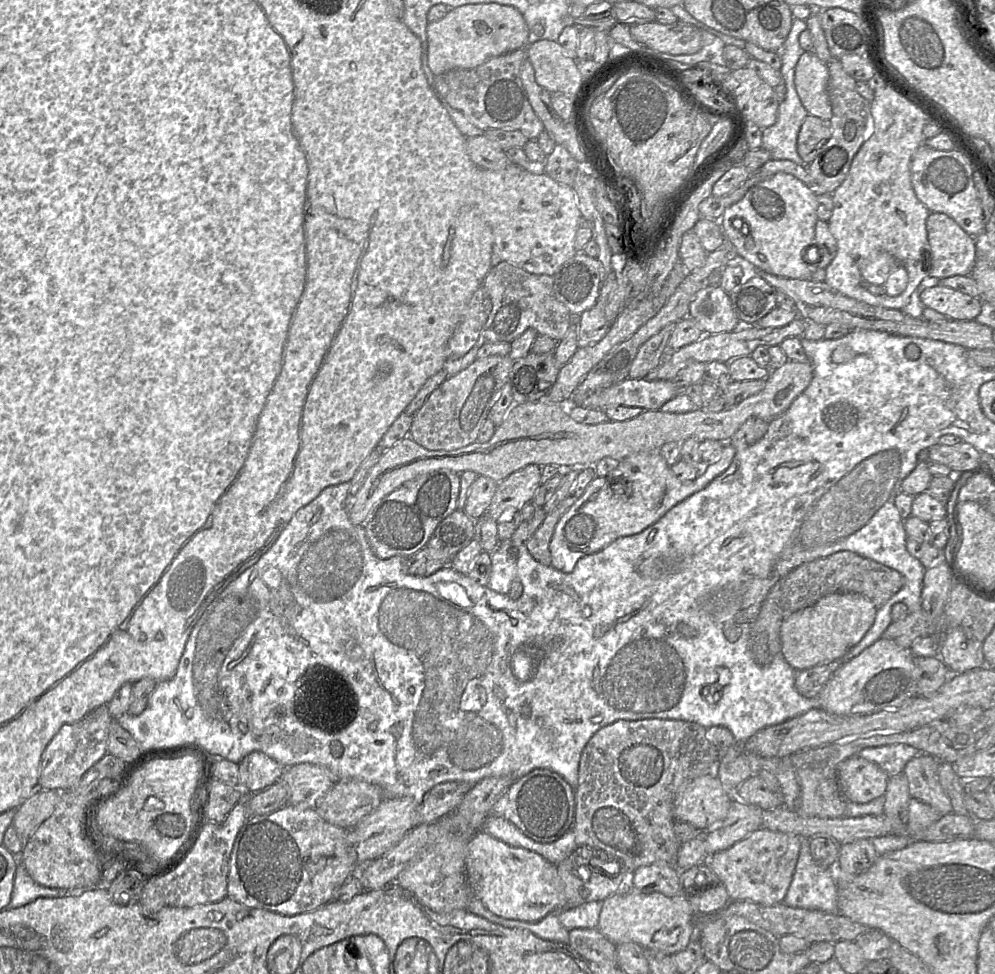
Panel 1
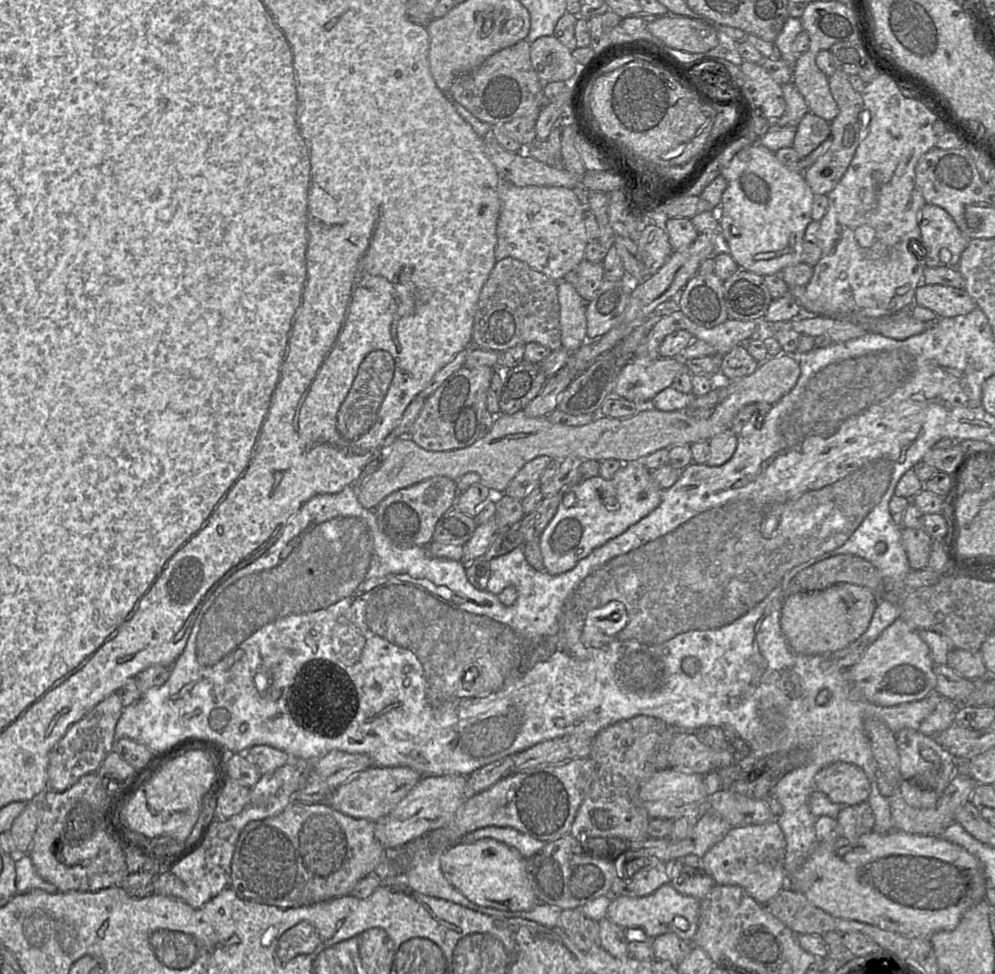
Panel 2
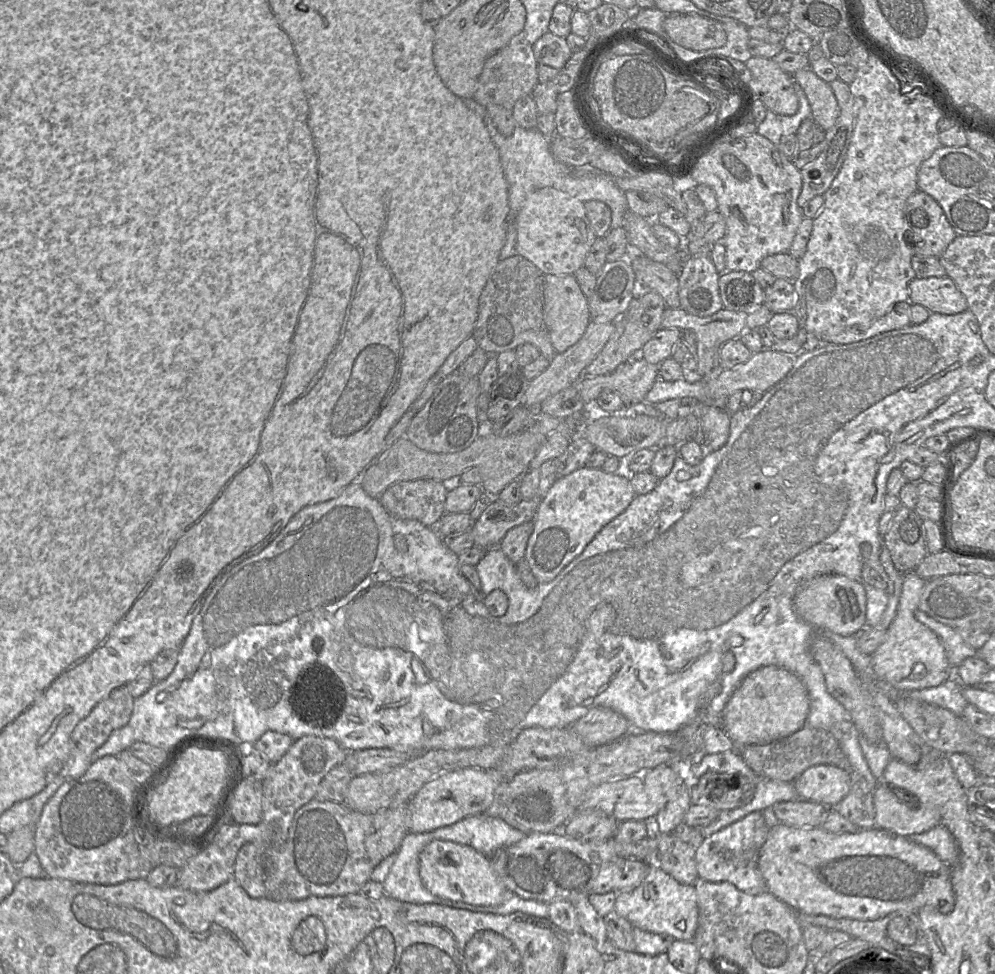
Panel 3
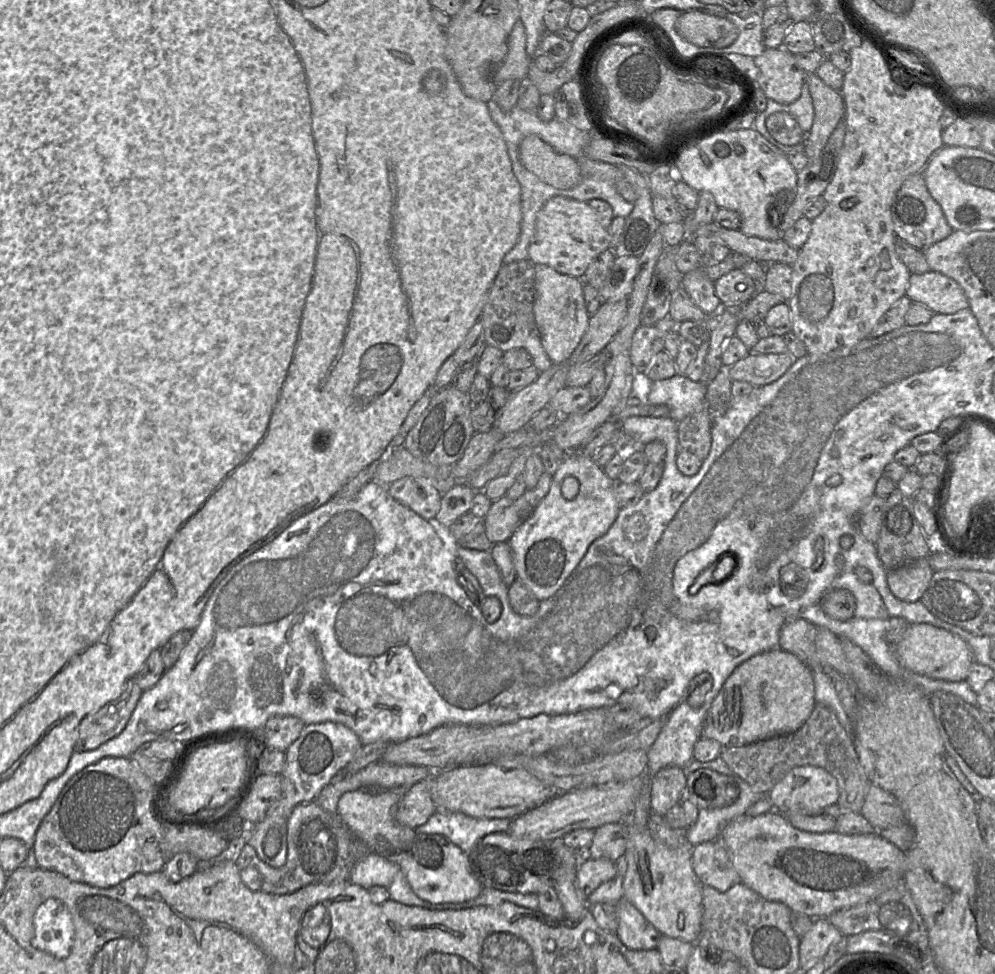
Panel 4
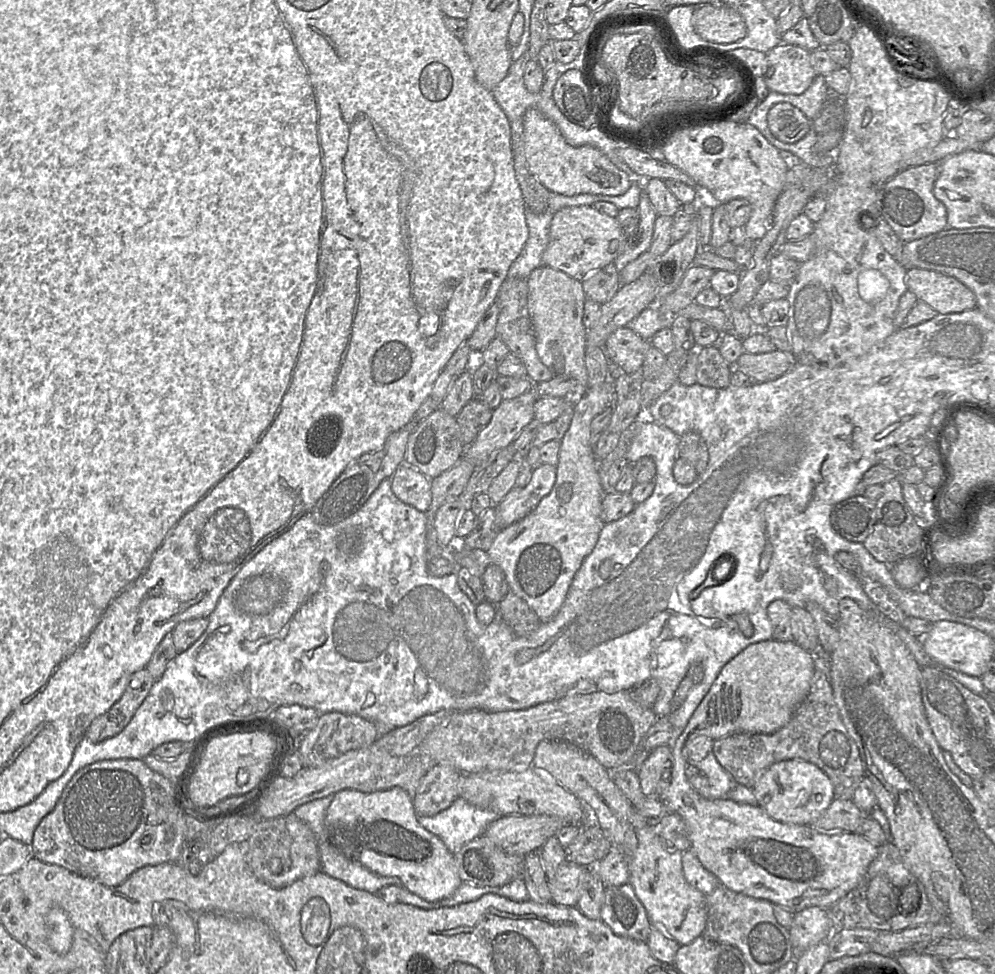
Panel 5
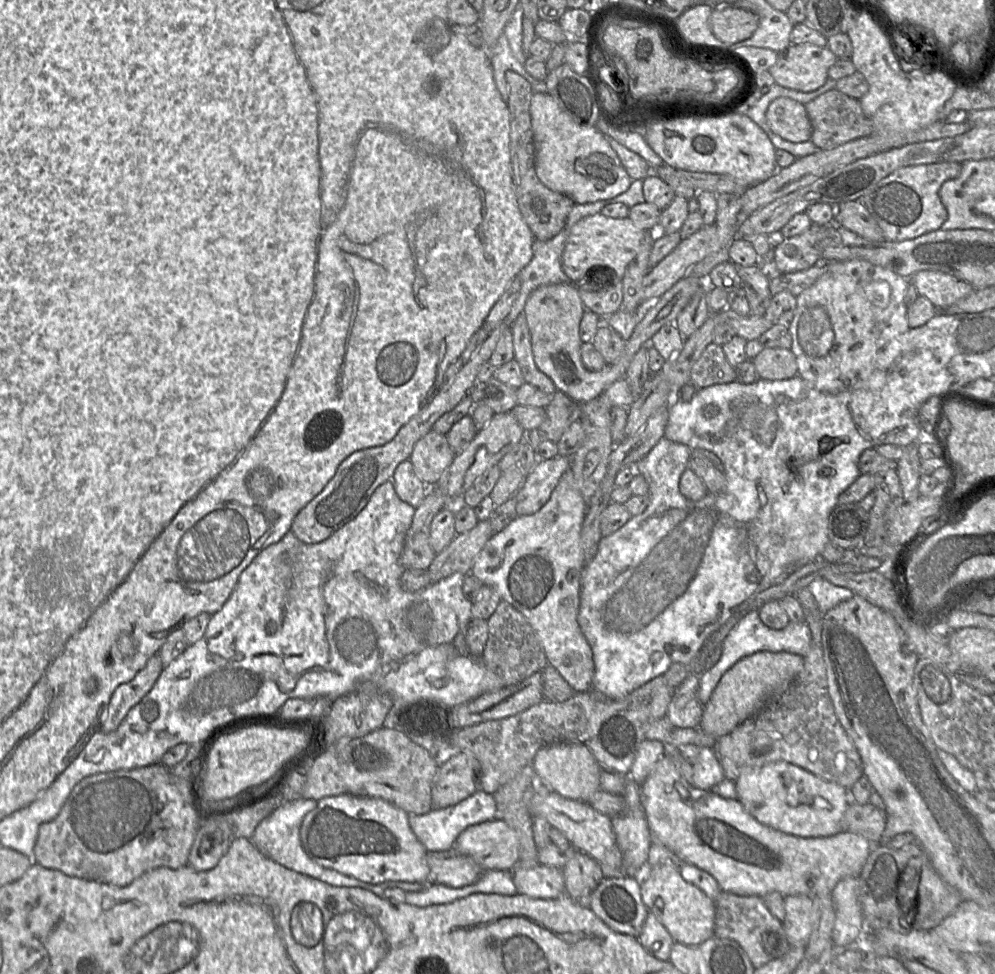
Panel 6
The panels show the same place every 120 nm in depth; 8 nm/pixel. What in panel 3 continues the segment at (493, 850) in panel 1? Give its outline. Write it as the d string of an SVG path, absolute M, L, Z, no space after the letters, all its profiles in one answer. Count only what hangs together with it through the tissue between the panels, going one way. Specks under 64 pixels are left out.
M434 840L432 842L430 842L420 853L419 856L419 874L421 877L421 880L424 884L424 886L434 895L439 896L441 898L447 899L447 900L452 900L452 901L460 901L460 902L464 902L467 904L472 904L472 905L478 905L478 906L492 906L492 905L499 905L501 904L503 901L505 901L507 899L507 897L509 895L515 895L515 894L511 894L508 893L507 890L499 883L495 872L491 866L490 860L488 858L488 856L483 855L481 853L479 853L478 851L476 851L475 849L473 849L470 846L467 845L463 845L463 844L459 844L459 843L455 843L455 842L451 842L451 841L444 841L444 840Z

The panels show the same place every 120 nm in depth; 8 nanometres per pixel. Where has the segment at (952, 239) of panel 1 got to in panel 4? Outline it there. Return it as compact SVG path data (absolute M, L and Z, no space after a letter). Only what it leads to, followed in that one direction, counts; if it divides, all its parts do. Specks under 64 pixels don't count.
M923 172L912 174L903 181L892 204L891 215L896 237L917 249L926 249L945 239L953 231L940 205L927 190Z

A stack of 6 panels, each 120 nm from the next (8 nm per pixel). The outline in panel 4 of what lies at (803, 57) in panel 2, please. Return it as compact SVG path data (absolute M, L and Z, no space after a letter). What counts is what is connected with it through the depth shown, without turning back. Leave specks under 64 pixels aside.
M806 73L805 82L814 106L814 120L804 139L804 153L815 161L841 119L845 119L842 94L826 85L816 73Z

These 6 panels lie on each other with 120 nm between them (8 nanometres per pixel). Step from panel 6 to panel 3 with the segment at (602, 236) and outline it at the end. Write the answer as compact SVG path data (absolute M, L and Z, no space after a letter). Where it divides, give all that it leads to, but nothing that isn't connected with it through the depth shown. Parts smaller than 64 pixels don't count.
M552 187L529 194L515 221L517 254L531 261L544 275L573 275L584 266L587 254L597 239L584 202Z

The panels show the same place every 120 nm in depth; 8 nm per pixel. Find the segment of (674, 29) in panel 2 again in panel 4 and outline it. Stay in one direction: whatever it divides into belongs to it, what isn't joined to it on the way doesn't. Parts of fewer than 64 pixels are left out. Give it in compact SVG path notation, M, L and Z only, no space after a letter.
M682 12L675 29L683 39L698 47L726 48L739 36L738 28L727 18L706 12Z

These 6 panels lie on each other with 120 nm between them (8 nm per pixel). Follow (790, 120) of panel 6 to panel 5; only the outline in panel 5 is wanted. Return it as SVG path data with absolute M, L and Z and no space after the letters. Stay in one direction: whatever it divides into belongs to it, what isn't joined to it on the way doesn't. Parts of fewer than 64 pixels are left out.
M780 102L769 110L767 123L774 137L792 144L809 133L812 122L799 108L788 102Z

